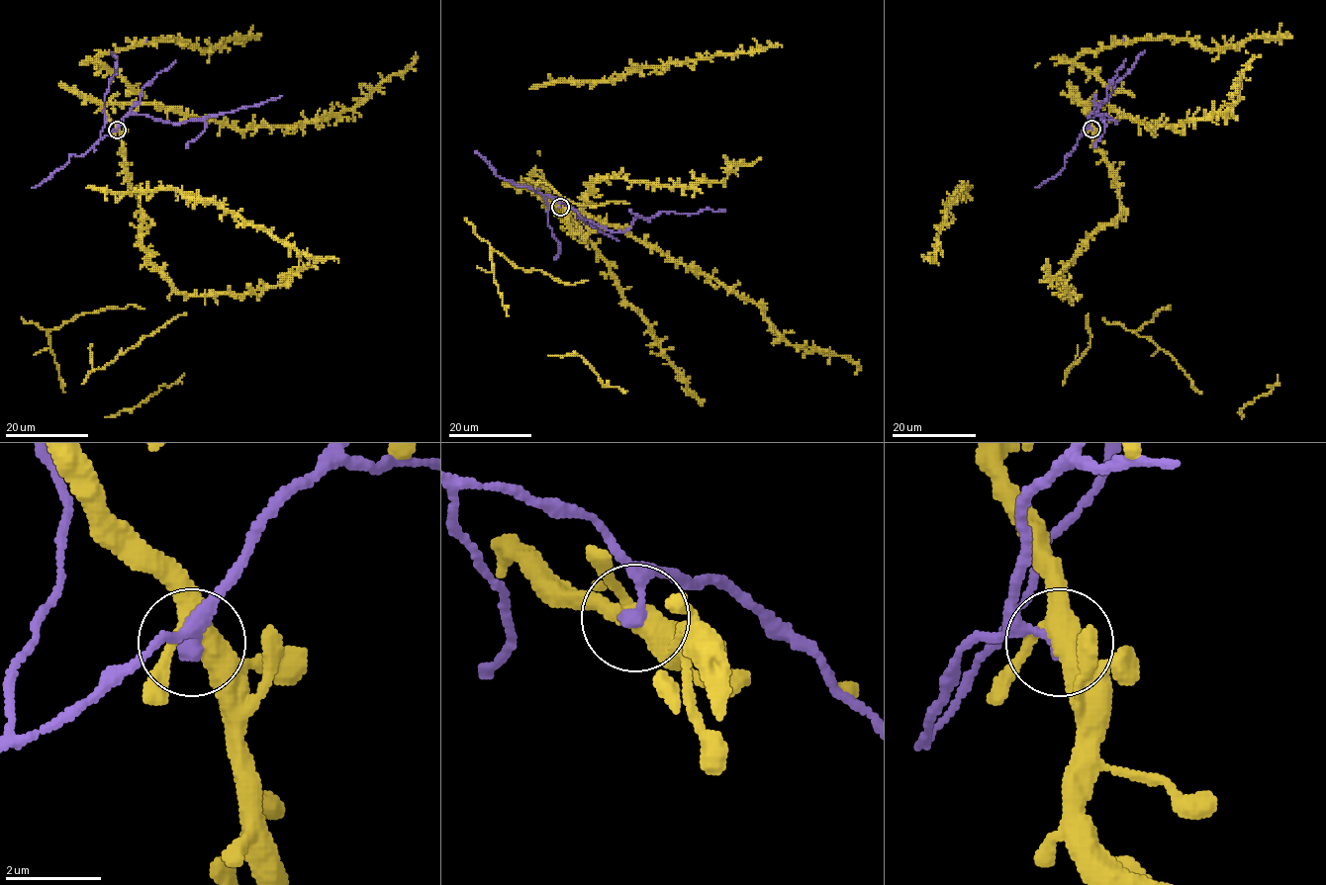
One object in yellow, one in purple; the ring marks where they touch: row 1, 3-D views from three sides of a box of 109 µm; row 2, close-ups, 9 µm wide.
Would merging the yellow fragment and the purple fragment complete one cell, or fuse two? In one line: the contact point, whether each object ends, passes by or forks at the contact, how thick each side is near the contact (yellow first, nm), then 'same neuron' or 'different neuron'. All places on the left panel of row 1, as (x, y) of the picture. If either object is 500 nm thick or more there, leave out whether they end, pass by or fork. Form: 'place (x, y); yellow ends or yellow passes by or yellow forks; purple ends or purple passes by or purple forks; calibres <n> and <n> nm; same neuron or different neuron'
place (117, 130); yellow forks; purple ends; calibres 400 and 320 nm; same neuron

